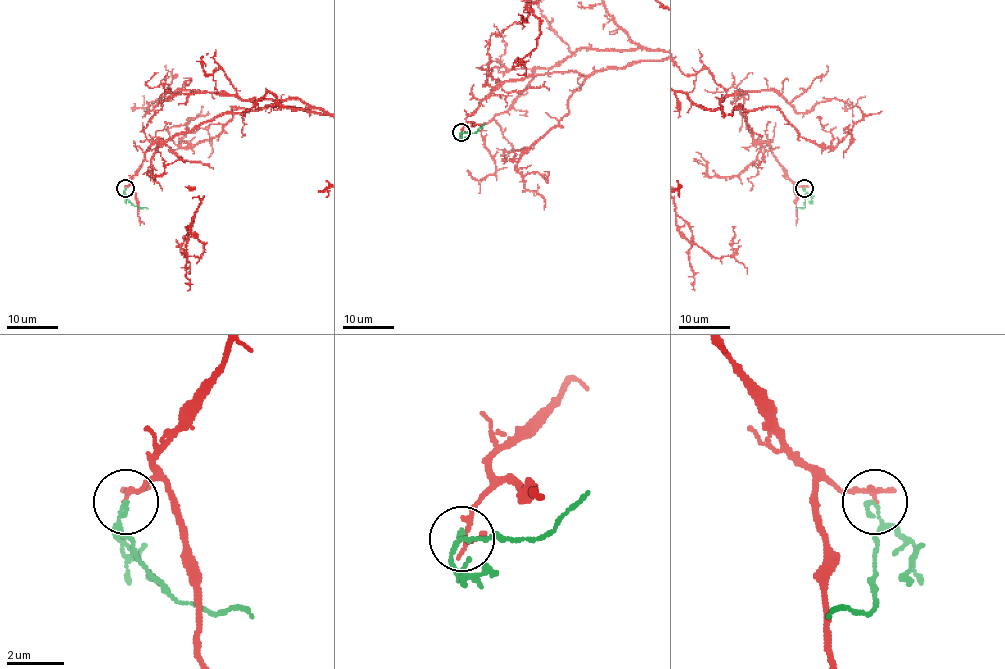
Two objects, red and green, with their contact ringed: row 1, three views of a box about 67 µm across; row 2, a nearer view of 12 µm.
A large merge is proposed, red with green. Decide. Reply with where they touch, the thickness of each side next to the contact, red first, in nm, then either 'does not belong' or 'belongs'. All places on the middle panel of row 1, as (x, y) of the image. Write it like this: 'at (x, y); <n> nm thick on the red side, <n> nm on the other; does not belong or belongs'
at (461, 132); 180 nm thick on the red side, 110 nm on the other; does not belong

